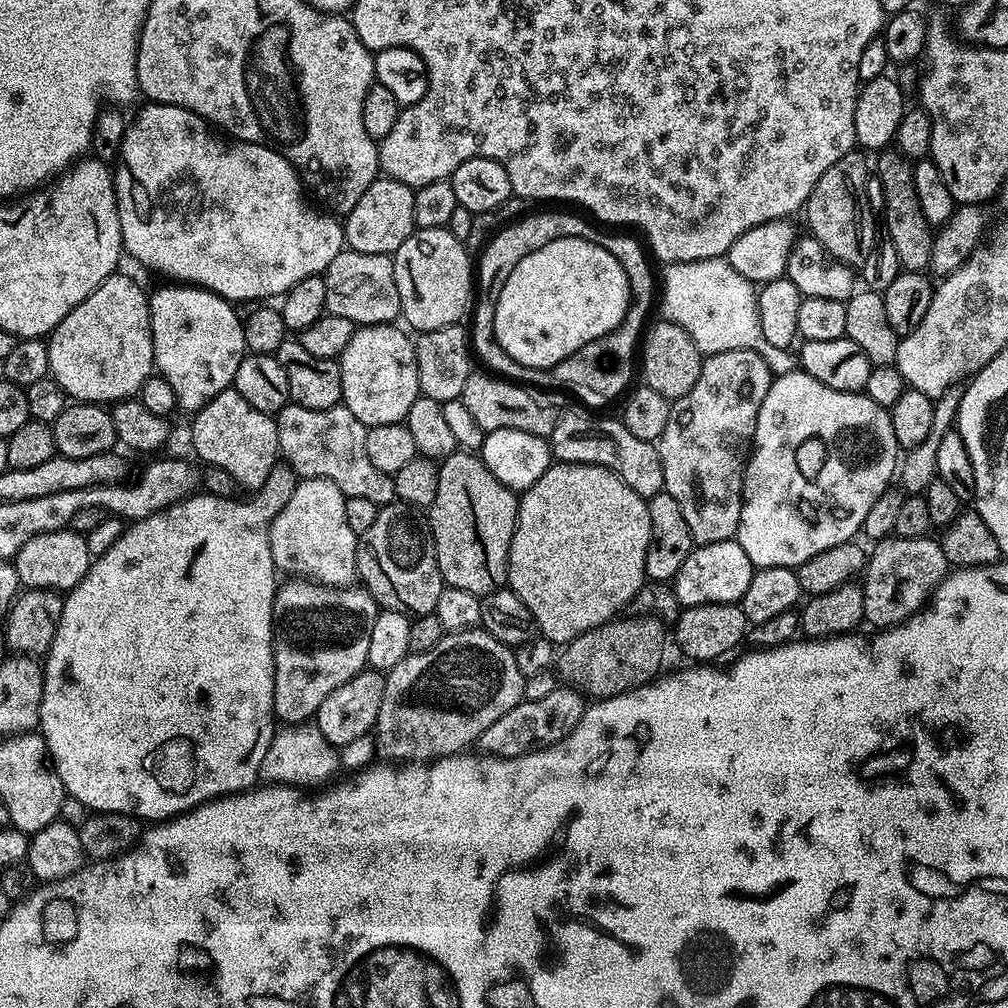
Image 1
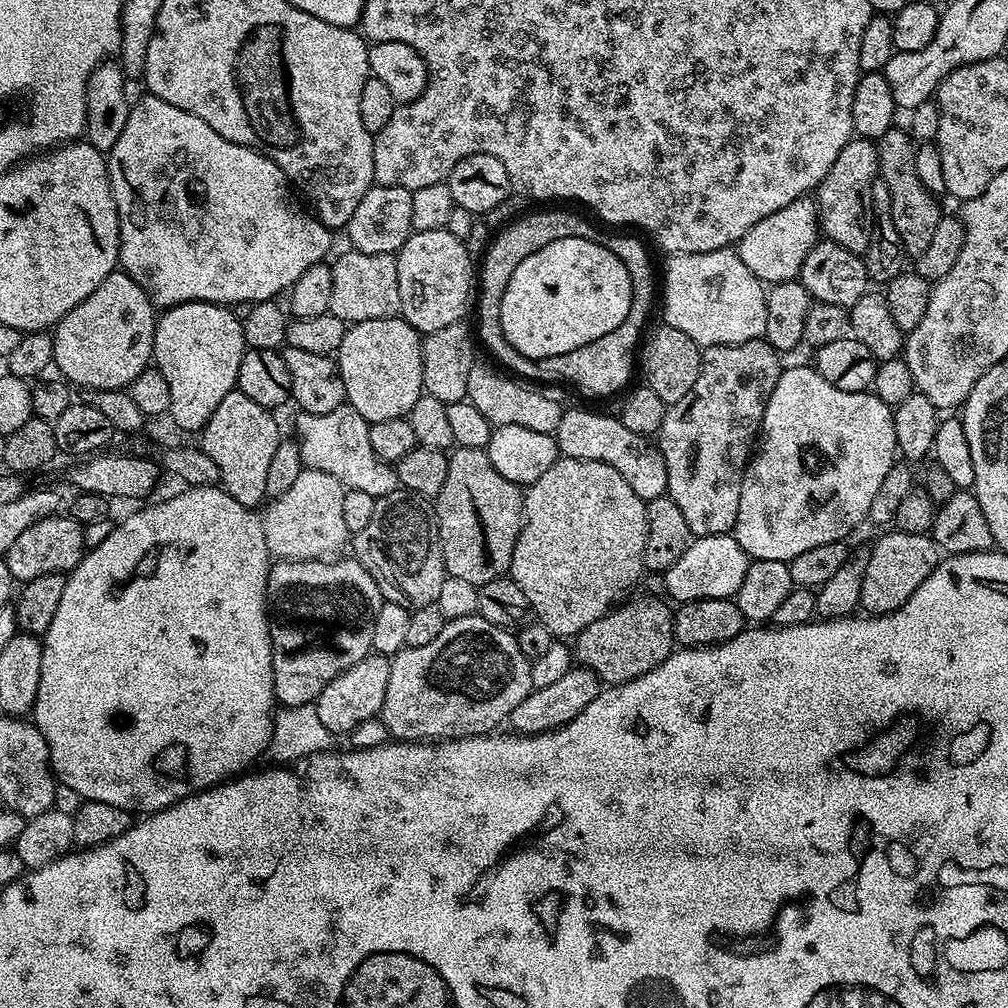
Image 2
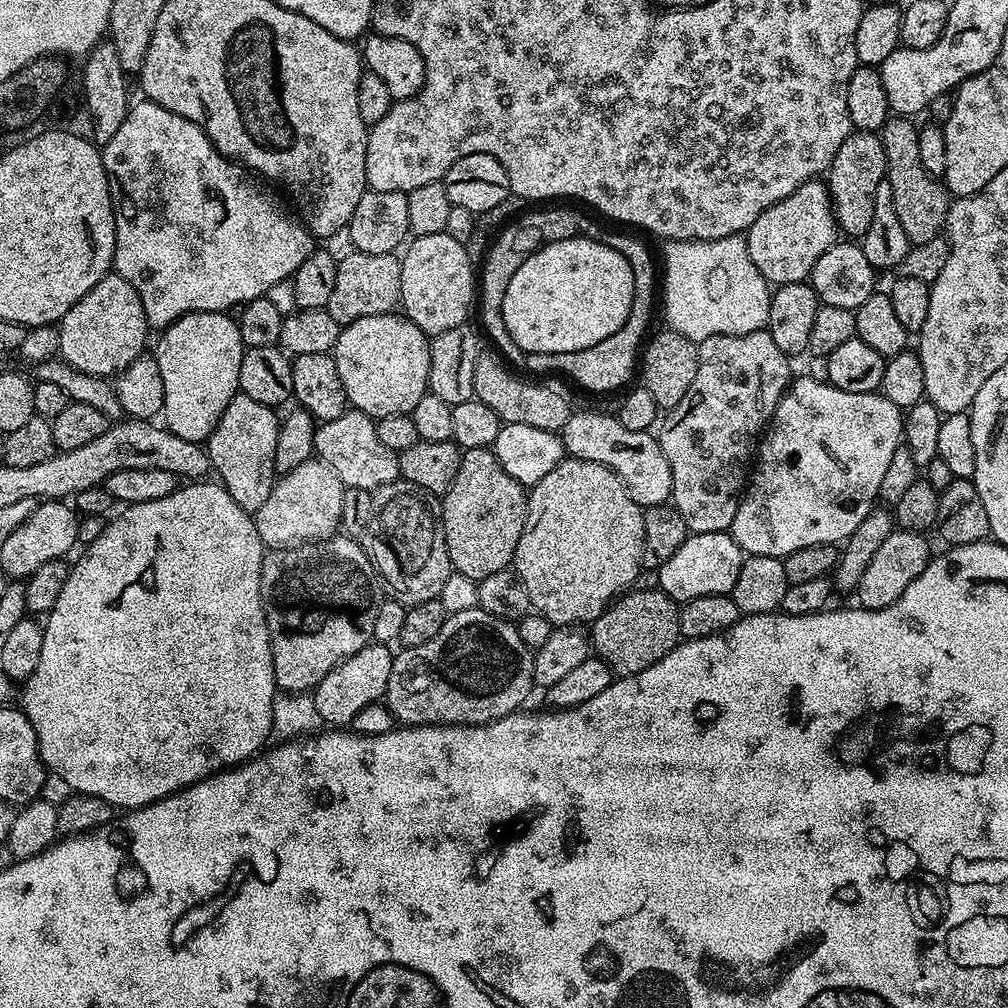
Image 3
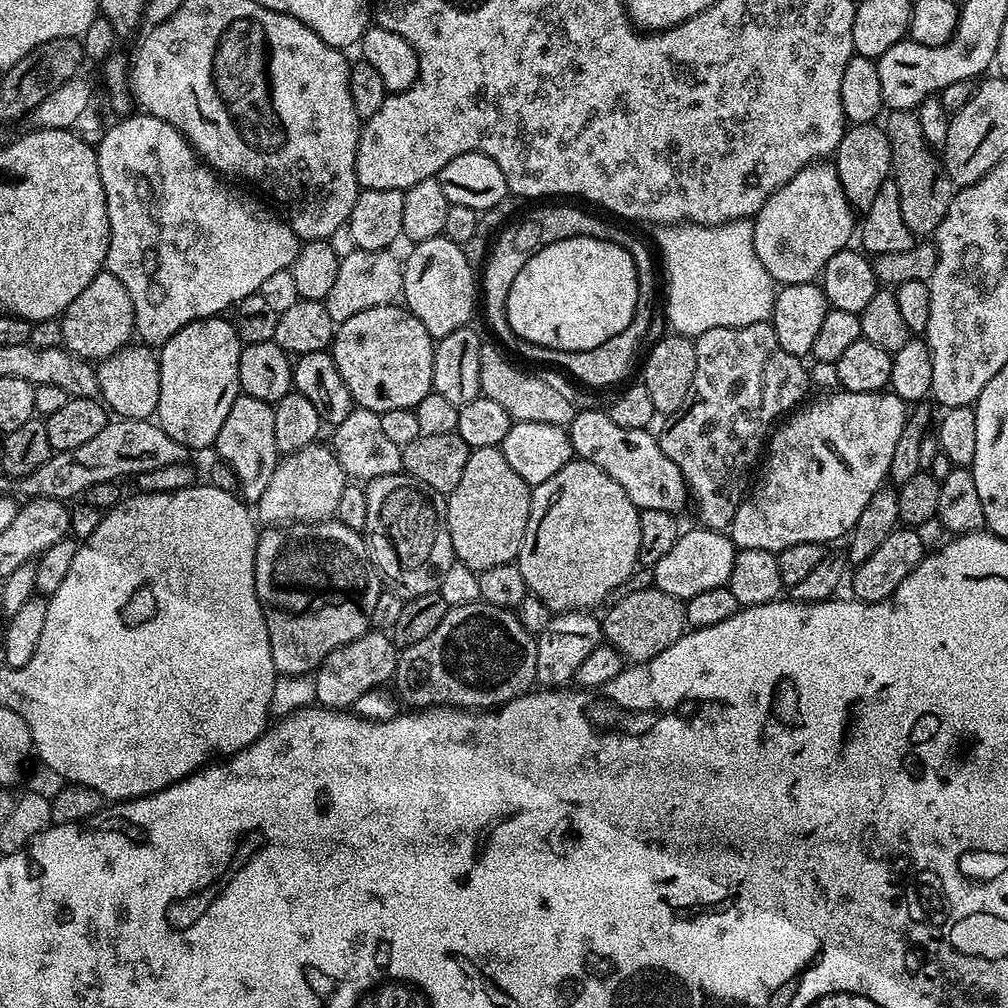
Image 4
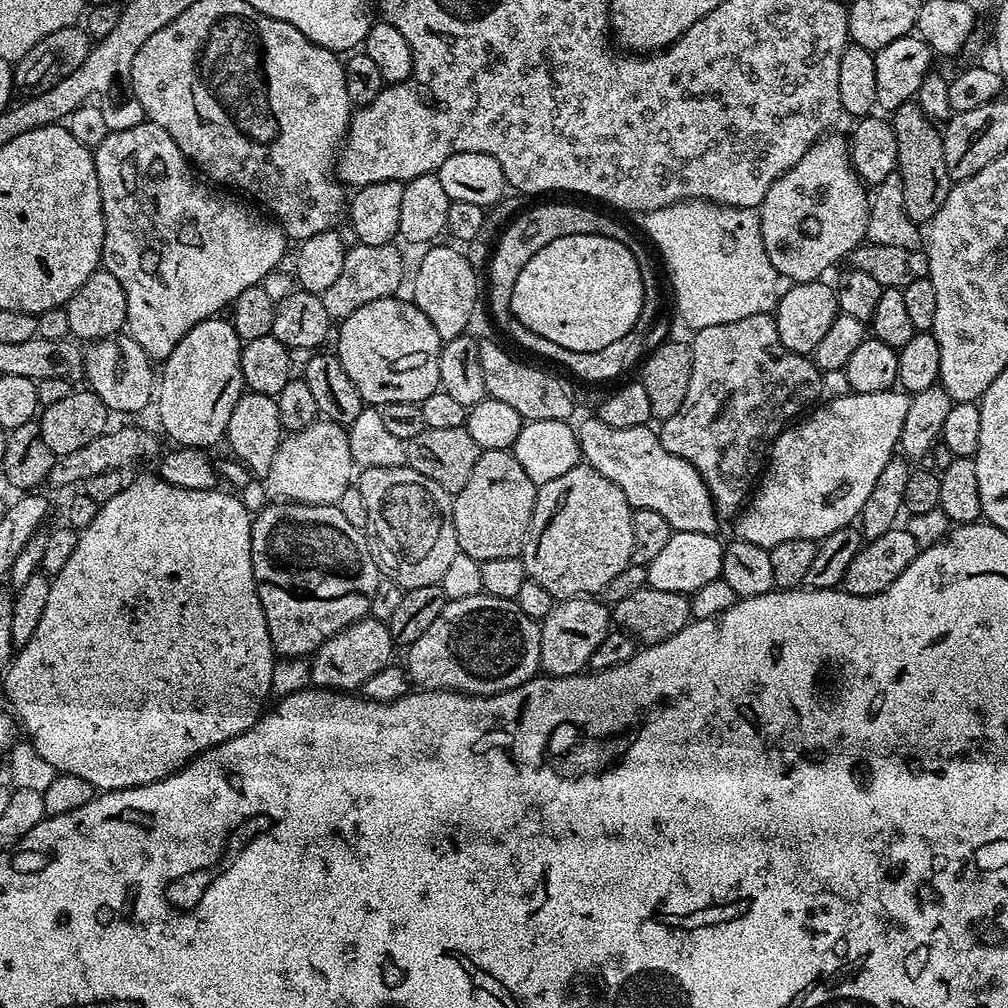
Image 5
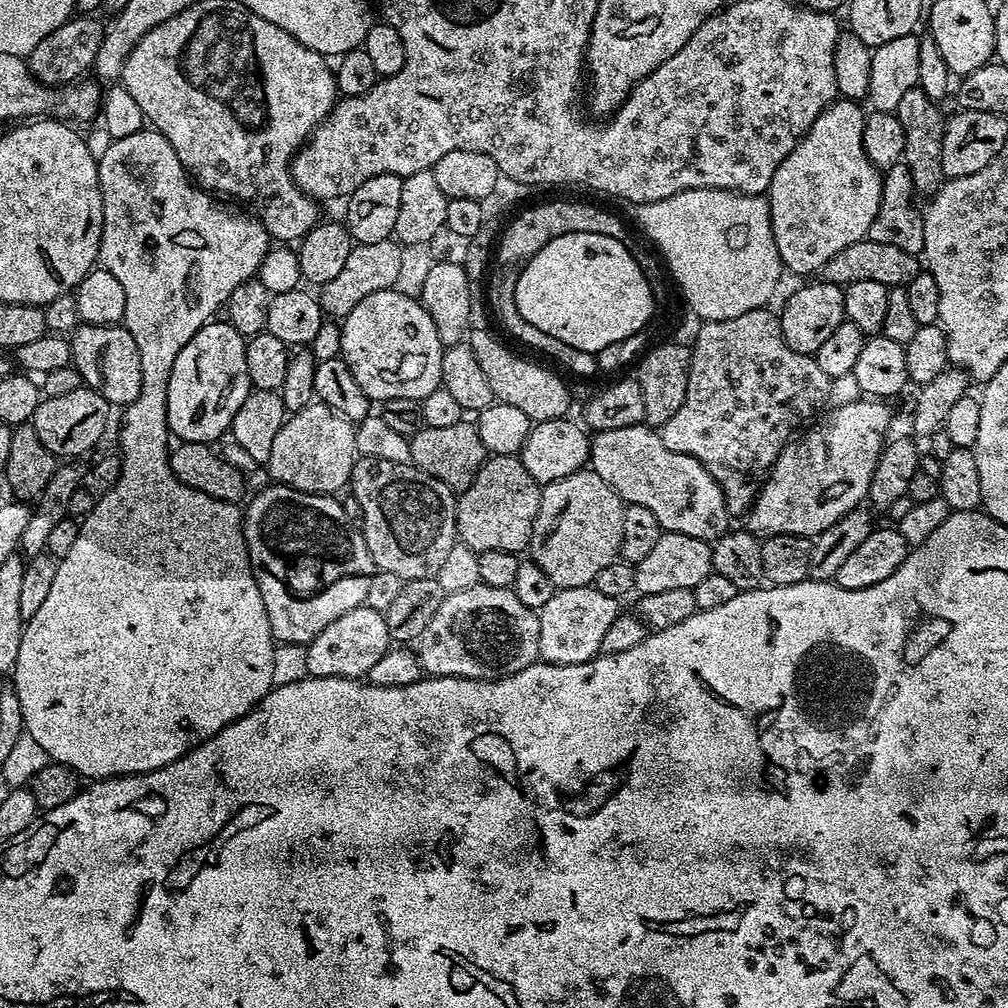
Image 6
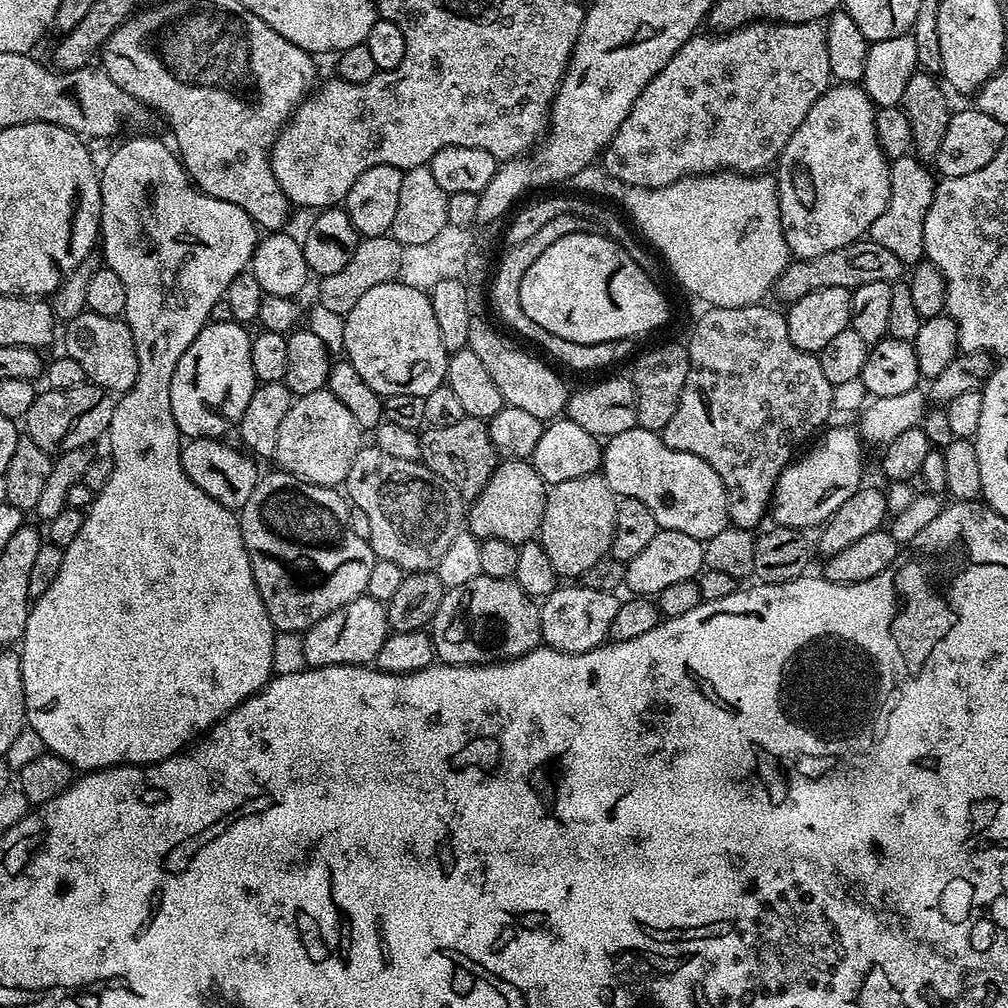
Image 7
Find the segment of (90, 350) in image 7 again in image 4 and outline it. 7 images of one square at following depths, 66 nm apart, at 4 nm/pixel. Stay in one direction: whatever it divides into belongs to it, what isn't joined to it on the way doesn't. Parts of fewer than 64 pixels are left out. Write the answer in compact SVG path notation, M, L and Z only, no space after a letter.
M133 342L95 365L99 399L122 420L146 420L156 415L160 393L160 357L149 345Z

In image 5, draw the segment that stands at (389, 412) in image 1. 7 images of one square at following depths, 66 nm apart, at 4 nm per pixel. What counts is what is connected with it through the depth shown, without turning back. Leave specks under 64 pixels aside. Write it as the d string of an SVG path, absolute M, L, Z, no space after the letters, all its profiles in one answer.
M396 296L378 298L378 302L366 302L359 310L354 310L350 318L339 321L340 333L336 336L334 354L342 362L342 370L350 377L350 382L364 399L365 405L379 406L390 402L410 402L419 404L430 394L440 388L440 375L438 374L438 358L442 341L438 338L438 330L430 323L430 318L422 314L415 304L407 299L400 300Z

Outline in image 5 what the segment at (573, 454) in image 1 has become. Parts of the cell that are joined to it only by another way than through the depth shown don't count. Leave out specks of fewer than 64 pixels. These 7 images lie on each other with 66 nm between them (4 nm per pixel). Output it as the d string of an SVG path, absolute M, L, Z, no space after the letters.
M592 418L579 425L576 437L582 449L582 460L602 474L602 478L615 480L624 489L628 503L633 509L654 510L670 522L673 532L690 534L713 534L717 531L716 507L706 482L678 454L670 454L662 446L655 431L648 432L645 426L606 426Z

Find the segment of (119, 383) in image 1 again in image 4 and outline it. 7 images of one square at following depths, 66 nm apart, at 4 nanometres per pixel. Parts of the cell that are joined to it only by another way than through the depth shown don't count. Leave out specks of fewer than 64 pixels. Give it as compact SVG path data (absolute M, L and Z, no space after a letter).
M106 270L100 271L90 286L86 286L86 290L82 290L82 294L70 302L59 321L63 347L89 362L105 360L110 354L127 348L133 343L136 330L134 302L130 302L130 293L126 291L126 286L122 286L122 282L118 282L118 278L114 278L114 274Z

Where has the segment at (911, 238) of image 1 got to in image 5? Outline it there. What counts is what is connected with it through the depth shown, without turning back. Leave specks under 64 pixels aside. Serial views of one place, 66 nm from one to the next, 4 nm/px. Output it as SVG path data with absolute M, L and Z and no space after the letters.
M915 102L898 106L891 113L890 119L894 138L898 138L896 171L902 178L902 202L906 206L906 214L910 214L912 221L924 226L934 218L934 214L938 214L942 202L946 202L946 194L950 194L954 183L946 170L944 134L937 121L930 119Z

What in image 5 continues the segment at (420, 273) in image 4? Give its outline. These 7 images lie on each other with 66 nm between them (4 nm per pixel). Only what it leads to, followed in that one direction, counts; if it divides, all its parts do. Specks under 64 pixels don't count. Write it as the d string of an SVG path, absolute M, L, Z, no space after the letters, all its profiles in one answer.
M440 242L425 252L428 253L421 258L416 273L410 276L410 300L418 310L422 310L422 314L426 314L426 318L430 318L440 341L453 340L469 331L468 323L476 312L476 299L482 296L482 284L476 281L471 262L458 249L447 248L444 242Z

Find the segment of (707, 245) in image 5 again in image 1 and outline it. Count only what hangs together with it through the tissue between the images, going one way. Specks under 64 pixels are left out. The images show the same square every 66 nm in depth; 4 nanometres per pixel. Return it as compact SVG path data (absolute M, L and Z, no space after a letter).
M715 256L709 260L698 262L682 262L681 264L669 264L664 271L664 312L667 319L682 326L690 338L698 346L701 354L713 352L725 352L735 348L759 349L764 344L762 338L762 326L758 322L758 302L756 294L757 285L750 283L734 266L730 266L727 259Z

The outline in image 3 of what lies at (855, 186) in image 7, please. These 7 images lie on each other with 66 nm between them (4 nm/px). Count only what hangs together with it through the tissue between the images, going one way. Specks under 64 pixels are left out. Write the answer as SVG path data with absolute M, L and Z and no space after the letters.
M823 179L808 180L794 194L774 202L757 218L746 233L750 258L769 285L798 284L807 281L814 262L831 244L837 243L836 216L832 213L832 195Z

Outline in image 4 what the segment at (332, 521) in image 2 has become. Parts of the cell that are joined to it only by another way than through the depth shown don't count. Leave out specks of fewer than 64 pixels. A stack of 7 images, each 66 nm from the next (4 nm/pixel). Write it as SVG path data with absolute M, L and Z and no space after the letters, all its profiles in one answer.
M315 442L307 445L304 449L285 455L277 463L262 498L254 504L254 512L261 525L287 526L335 517L346 477L331 447L324 445L323 448L321 444Z

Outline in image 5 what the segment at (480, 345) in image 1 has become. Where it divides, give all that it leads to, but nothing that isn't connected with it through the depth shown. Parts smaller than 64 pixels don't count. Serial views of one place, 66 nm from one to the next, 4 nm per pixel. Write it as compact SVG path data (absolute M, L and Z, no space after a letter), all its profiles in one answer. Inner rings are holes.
M550 202L534 206L522 213L501 234L488 266L486 300L488 296L488 306L495 322L508 335L513 336L526 351L533 352L536 356L545 356L546 359L553 360L554 363L561 364L564 368L569 368L580 380L608 382L622 375L632 364L639 363L644 352L642 346L660 310L658 276L648 254L649 249L646 247L645 241L639 235L637 236L626 225L619 224L614 217L606 216L604 213L582 204ZM572 234L590 234L602 238L614 238L618 242L622 242L622 246L626 246L630 250L630 254L634 254L634 262L638 262L639 272L642 274L643 280L643 306L638 322L617 342L612 342L610 346L604 346L602 350L589 352L586 356L572 356L572 350L558 346L558 342L550 342L550 338L542 338L538 334L526 330L526 326L522 326L511 313L514 284L522 272L522 267L526 266L526 262L530 262L531 258L534 258L534 254L538 254L539 250L548 246L556 238L570 237Z

